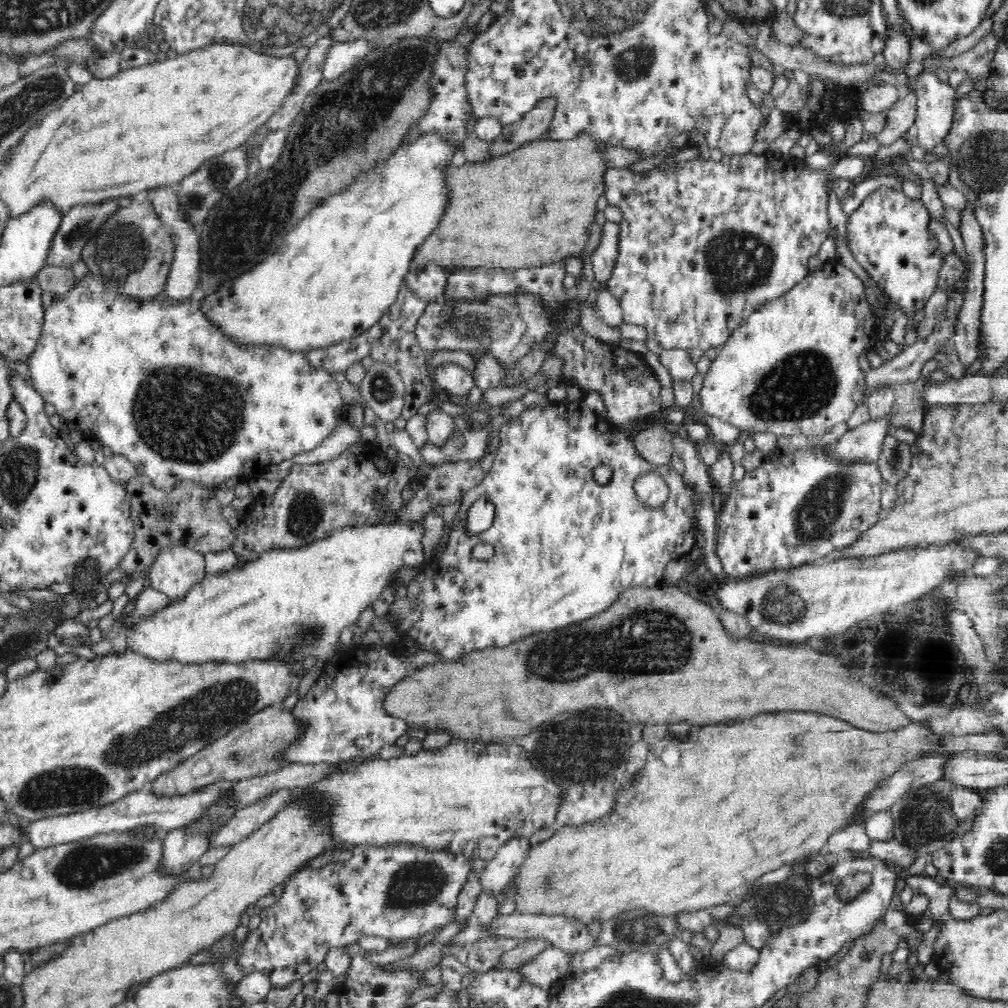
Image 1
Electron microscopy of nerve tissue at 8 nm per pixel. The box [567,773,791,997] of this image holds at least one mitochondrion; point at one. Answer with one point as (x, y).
(639, 927)

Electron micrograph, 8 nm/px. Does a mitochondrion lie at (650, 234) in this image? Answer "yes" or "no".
no

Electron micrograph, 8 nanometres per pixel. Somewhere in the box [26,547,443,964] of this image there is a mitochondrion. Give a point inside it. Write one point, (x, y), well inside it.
(80, 868)

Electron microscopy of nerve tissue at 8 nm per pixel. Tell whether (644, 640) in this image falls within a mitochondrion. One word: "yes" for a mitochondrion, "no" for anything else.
yes

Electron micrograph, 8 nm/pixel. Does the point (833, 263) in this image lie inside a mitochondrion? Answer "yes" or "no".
no

